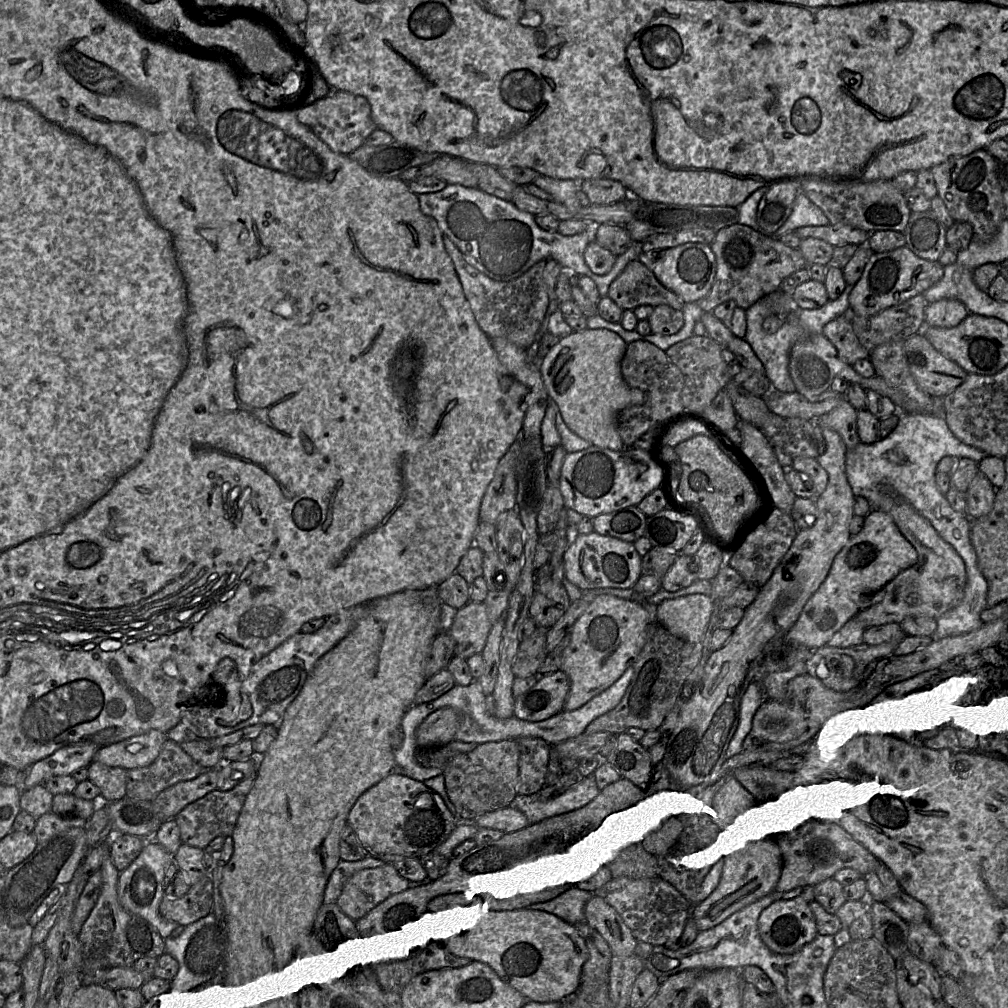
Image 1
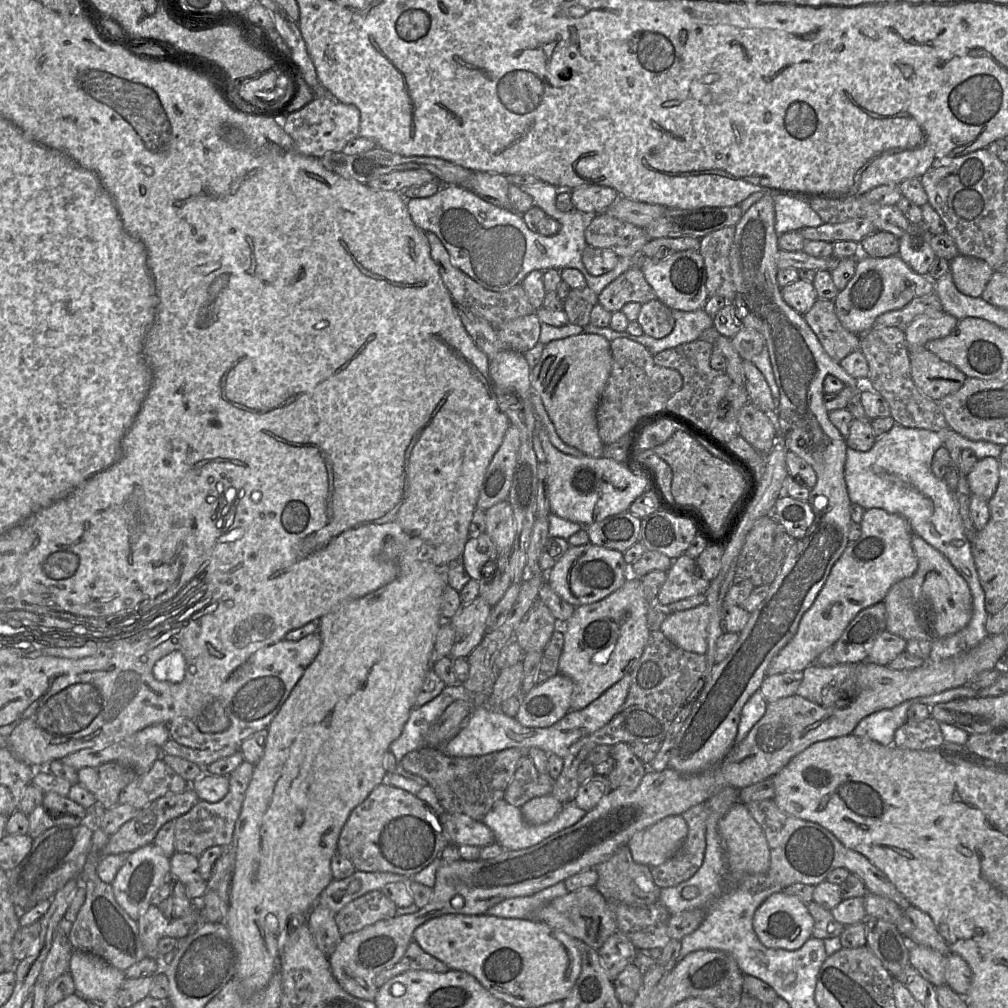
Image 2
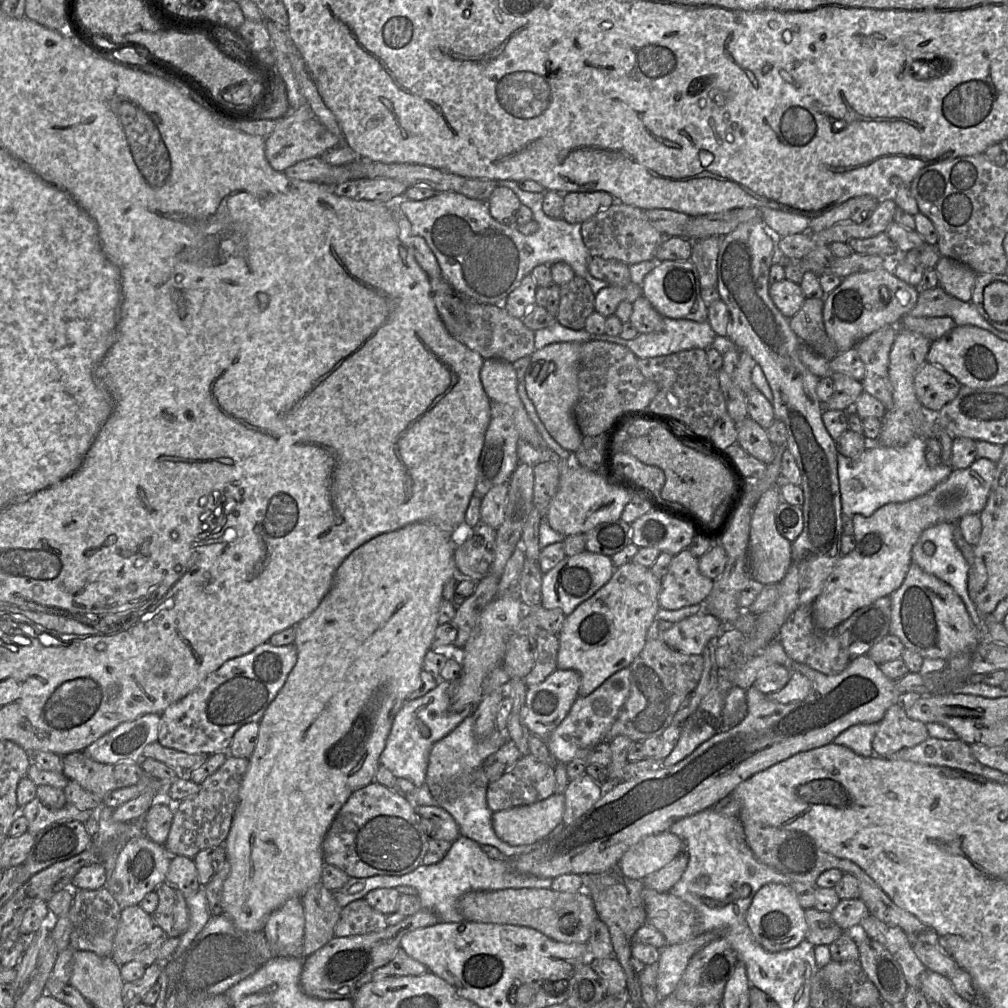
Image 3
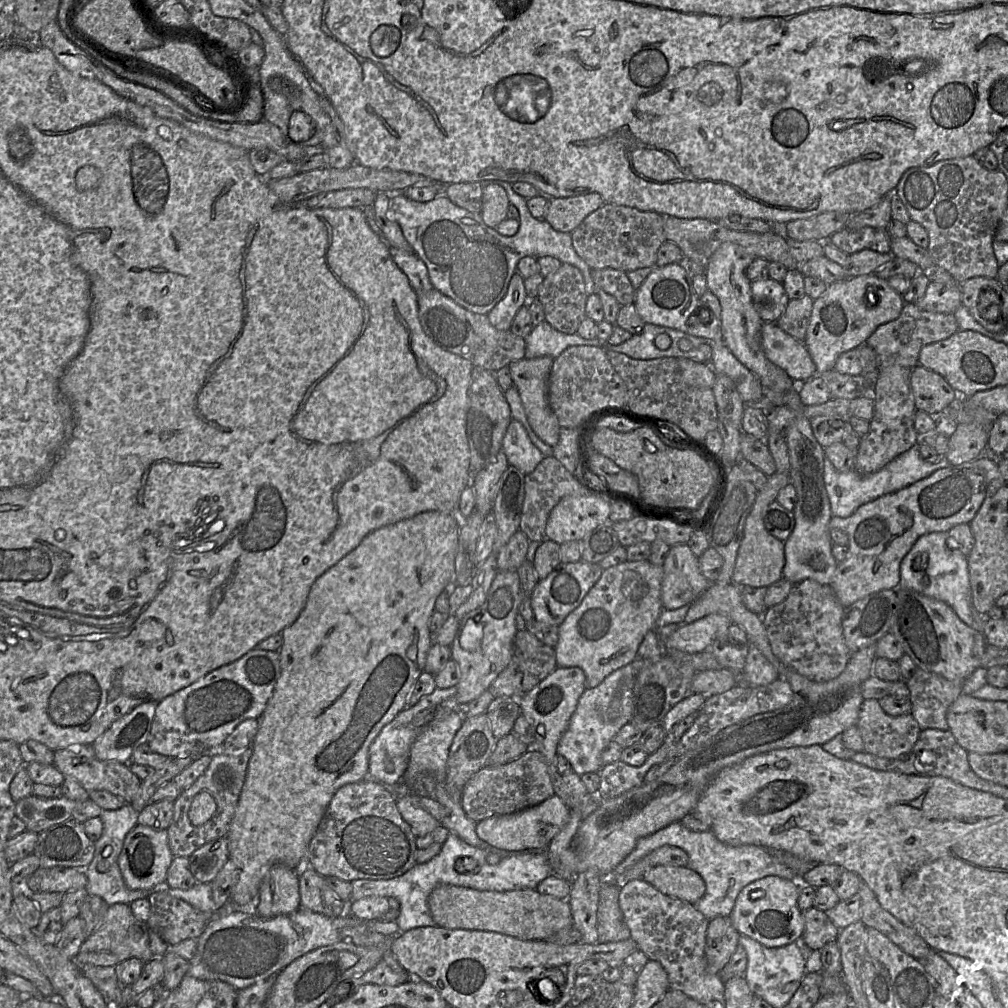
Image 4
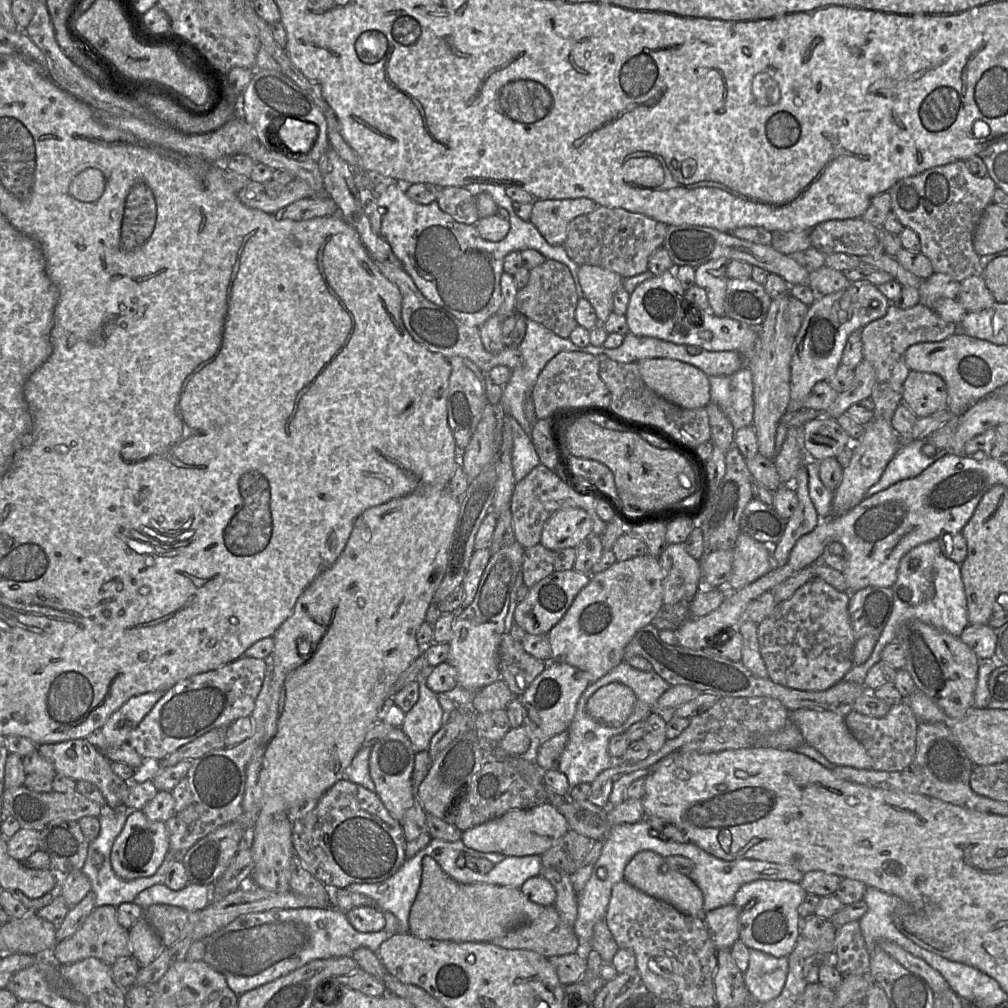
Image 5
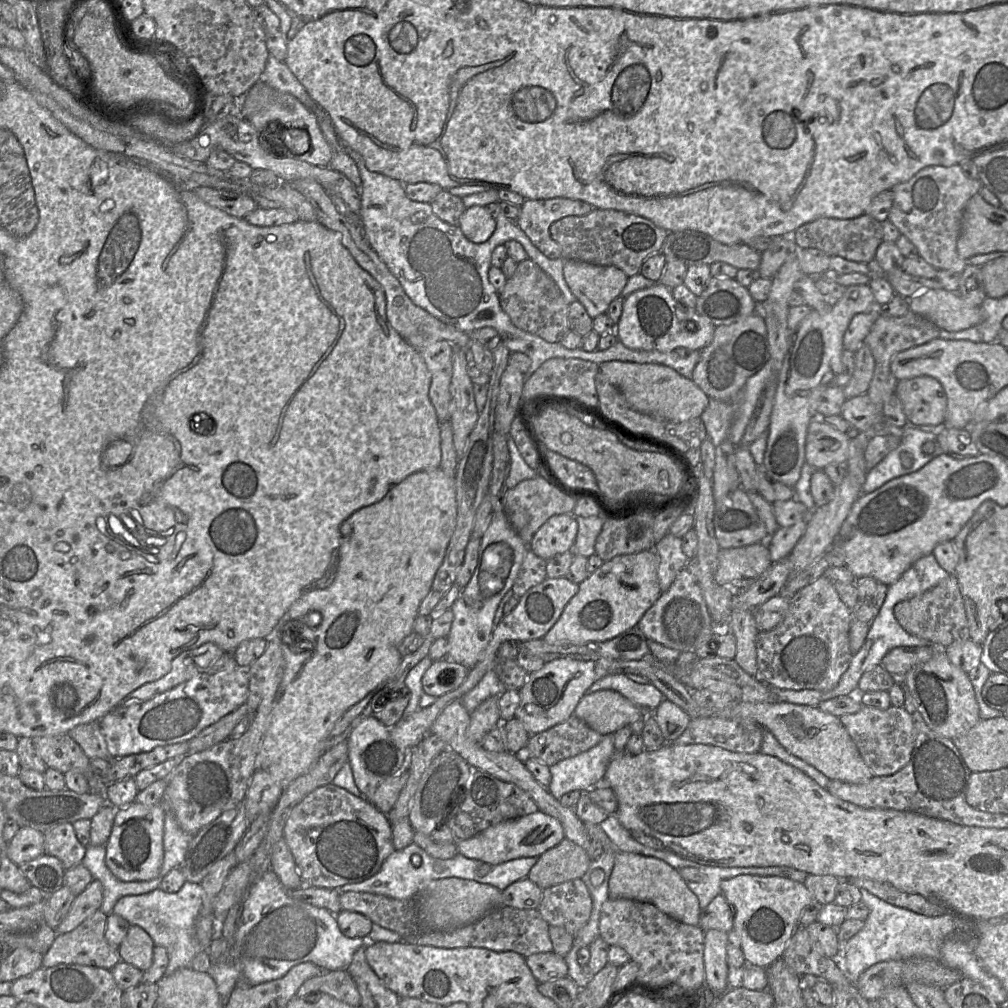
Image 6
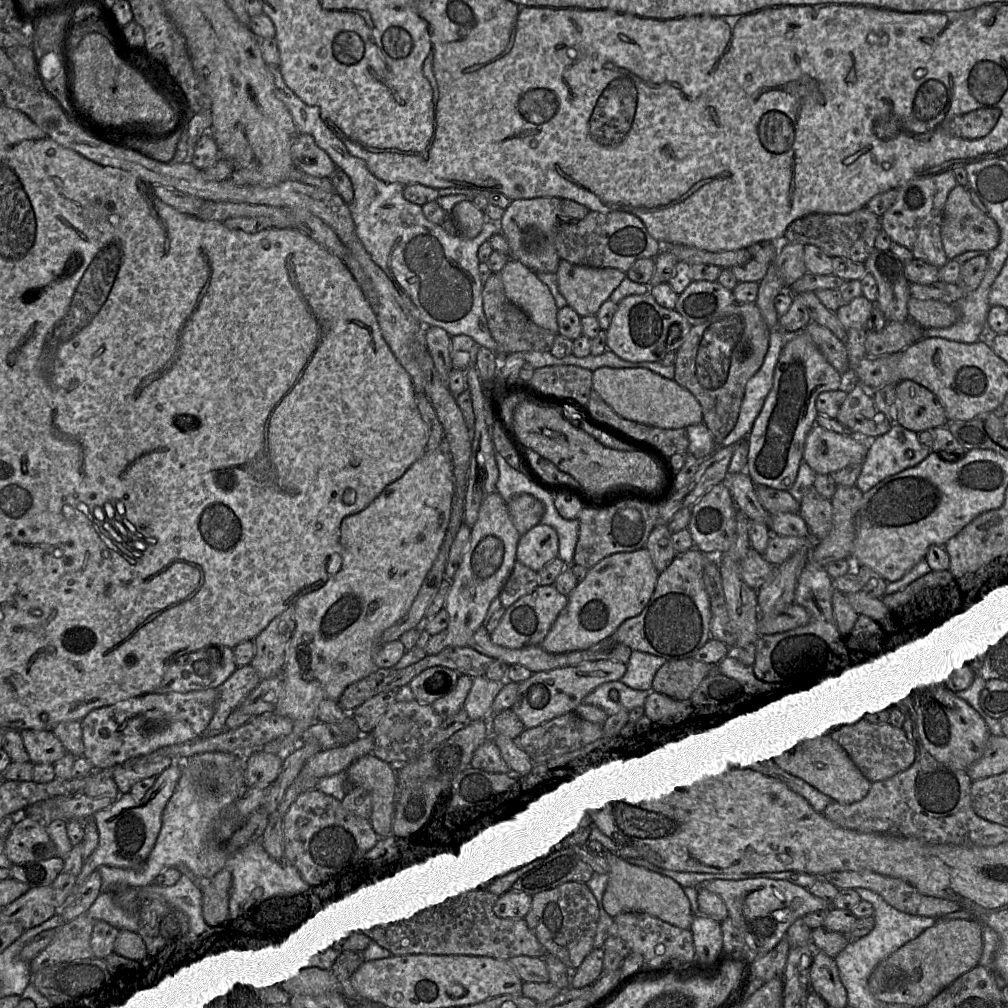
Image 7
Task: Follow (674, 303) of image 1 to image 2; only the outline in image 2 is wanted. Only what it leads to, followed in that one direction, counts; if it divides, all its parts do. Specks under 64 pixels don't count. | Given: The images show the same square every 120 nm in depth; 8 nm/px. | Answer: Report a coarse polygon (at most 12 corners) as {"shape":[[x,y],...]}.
{"shape":[[631,267],[602,290],[597,303],[613,313],[657,295]]}

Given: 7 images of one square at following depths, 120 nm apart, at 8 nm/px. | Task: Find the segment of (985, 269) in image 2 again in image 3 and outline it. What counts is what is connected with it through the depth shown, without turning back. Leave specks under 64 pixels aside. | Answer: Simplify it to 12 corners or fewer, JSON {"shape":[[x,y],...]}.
{"shape":[[941,257],[934,267],[945,293],[970,302],[977,274]]}

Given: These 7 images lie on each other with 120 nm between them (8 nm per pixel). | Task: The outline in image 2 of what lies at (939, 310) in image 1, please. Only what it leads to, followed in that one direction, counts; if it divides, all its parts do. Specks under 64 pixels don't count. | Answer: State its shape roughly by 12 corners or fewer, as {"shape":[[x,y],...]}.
{"shape":[[945,312],[904,329],[909,352],[946,337],[958,321]]}

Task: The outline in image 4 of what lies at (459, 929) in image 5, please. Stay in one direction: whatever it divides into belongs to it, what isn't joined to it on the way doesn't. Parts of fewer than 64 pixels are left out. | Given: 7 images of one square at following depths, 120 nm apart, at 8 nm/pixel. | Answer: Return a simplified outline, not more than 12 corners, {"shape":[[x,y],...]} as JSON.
{"shape":[[440,885],[436,926],[545,940],[573,925],[567,900],[536,889]]}

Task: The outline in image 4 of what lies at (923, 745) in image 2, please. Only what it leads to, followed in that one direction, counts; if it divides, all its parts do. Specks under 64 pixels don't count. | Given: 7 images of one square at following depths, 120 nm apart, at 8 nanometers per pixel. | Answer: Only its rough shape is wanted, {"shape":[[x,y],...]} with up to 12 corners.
{"shape":[[864,700],[856,727],[865,751],[909,753],[921,732],[911,714]]}

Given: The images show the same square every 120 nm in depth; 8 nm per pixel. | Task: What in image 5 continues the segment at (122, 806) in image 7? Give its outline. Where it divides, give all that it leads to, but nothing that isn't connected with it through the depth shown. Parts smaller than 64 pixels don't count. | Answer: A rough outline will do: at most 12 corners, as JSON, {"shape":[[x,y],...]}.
{"shape":[[131,810],[110,861],[124,880],[153,875],[166,823]]}

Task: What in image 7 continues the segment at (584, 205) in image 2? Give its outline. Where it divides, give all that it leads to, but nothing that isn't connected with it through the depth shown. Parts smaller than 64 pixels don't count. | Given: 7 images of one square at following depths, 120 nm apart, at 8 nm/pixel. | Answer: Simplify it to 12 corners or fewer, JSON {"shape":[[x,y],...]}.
{"shape":[[569,199],[511,201],[500,221],[509,258],[556,273],[557,228],[589,210]]}

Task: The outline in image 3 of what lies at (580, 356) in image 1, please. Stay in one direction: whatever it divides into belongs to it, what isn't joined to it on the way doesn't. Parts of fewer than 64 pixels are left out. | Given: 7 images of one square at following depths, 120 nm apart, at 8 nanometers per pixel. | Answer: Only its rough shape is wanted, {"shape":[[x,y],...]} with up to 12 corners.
{"shape":[[581,343],[535,350],[524,385],[551,437],[575,452]]}

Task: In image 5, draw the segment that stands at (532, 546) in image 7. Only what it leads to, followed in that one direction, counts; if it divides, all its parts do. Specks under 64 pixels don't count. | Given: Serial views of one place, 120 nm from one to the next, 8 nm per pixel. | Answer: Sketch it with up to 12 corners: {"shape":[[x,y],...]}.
{"shape":[[557,510],[539,544],[553,552],[576,548],[593,532],[594,516]]}

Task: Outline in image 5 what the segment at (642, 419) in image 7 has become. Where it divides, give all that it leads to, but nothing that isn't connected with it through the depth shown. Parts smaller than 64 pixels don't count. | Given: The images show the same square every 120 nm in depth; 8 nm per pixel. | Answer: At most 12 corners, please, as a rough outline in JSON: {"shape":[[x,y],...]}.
{"shape":[[667,358],[636,363],[646,386],[686,409],[710,403],[709,378]]}

